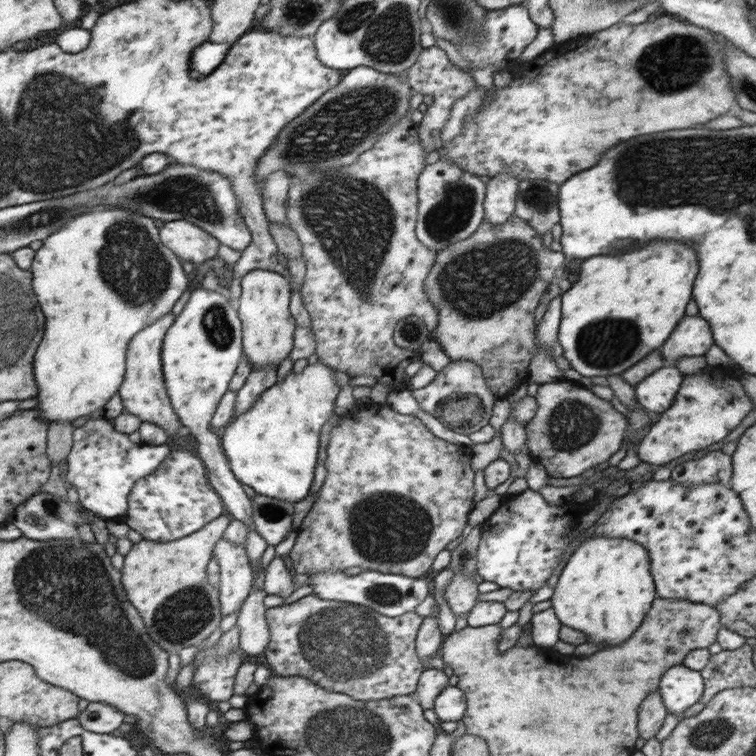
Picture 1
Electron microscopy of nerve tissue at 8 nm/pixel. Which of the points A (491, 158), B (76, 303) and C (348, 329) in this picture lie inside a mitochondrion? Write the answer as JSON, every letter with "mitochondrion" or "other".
{"A":"other","B":"other","C":"other"}

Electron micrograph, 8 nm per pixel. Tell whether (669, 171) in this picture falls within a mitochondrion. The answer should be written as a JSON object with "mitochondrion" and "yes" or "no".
{"mitochondrion":"yes"}

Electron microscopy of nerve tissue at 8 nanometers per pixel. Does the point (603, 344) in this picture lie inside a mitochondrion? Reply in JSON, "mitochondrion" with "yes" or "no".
{"mitochondrion":"yes"}

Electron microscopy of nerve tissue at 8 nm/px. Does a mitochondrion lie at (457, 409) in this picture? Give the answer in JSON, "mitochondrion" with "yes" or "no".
{"mitochondrion":"yes"}

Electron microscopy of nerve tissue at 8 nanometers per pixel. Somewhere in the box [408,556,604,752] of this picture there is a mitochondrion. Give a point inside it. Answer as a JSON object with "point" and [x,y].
{"point":[541,721]}

